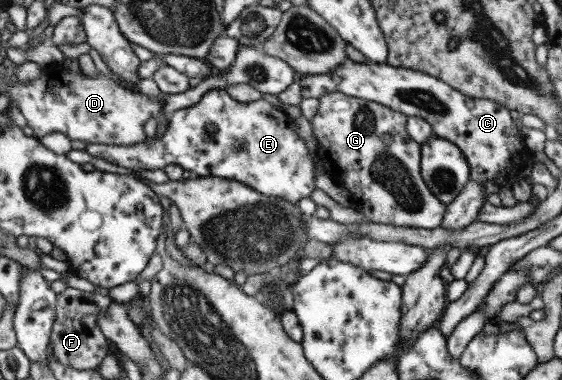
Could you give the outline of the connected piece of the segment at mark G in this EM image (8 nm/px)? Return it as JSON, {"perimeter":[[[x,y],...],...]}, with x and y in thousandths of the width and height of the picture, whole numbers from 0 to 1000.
{"perimeter":[[[609,242],[571,250],[566,263],[566,284],[553,326],[564,376],[562,408],[584,418],[594,450],[607,463],[605,484],[623,505],[630,547],[664,587],[746,603],[781,597],[792,539],[769,516],[747,463],[746,382],[721,342],[724,308],[674,271],[623,255]]]}

